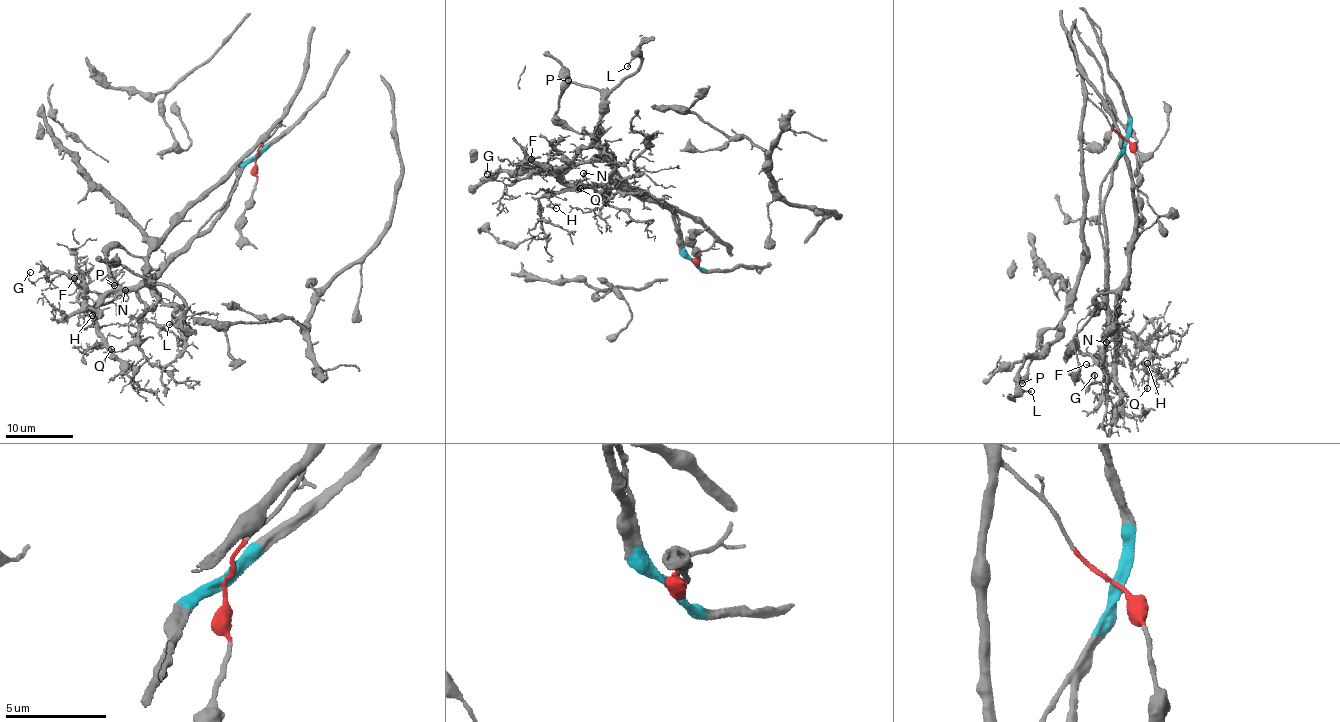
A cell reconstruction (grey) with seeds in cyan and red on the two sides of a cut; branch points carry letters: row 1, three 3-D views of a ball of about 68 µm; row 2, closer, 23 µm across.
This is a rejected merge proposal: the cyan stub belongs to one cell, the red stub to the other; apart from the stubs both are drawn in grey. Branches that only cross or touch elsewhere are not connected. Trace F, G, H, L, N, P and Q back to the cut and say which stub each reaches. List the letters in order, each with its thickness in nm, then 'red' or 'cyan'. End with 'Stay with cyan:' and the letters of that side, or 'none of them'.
F: calibre 150 nm; cyan
G: calibre 100 nm; cyan
H: calibre 130 nm; cyan
L: calibre 170 nm; red
N: calibre 80 nm; cyan
P: calibre 650 nm; red
Q: calibre 160 nm; cyan
Stay with cyan: F, G, H, N, Q

